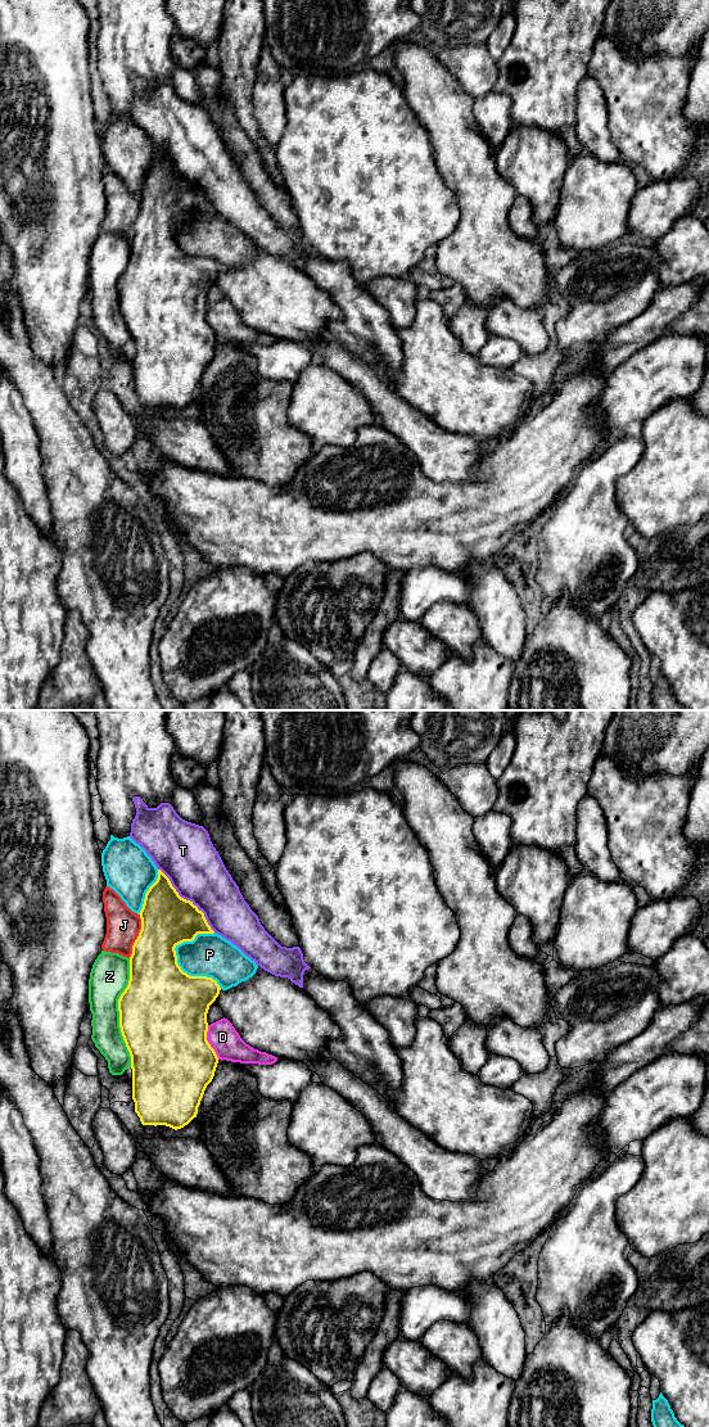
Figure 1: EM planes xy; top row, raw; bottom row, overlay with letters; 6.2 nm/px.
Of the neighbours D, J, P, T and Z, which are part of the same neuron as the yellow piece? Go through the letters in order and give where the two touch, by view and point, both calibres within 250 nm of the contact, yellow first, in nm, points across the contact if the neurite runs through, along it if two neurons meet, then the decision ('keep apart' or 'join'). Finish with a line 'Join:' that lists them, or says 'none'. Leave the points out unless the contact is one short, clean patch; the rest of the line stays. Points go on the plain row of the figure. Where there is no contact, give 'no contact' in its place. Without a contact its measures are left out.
D: xy (207, 323) | 500/190 nm | keep apart
J: xy (139, 216) | 340/200 nm | keep apart
P: xy (189, 256) | 500/280 nm | keep apart
T: xy (188, 181) | 340/360 nm | keep apart
Z: xy (120, 293) | 500/240 nm | join
Join: Z

